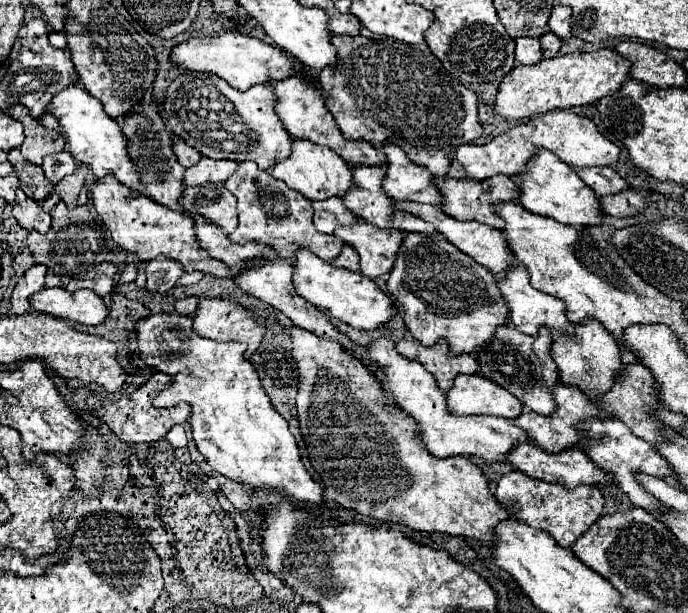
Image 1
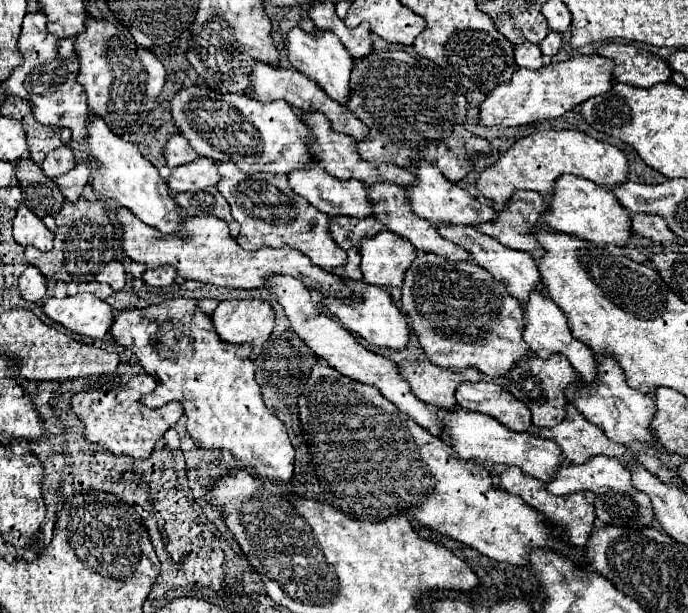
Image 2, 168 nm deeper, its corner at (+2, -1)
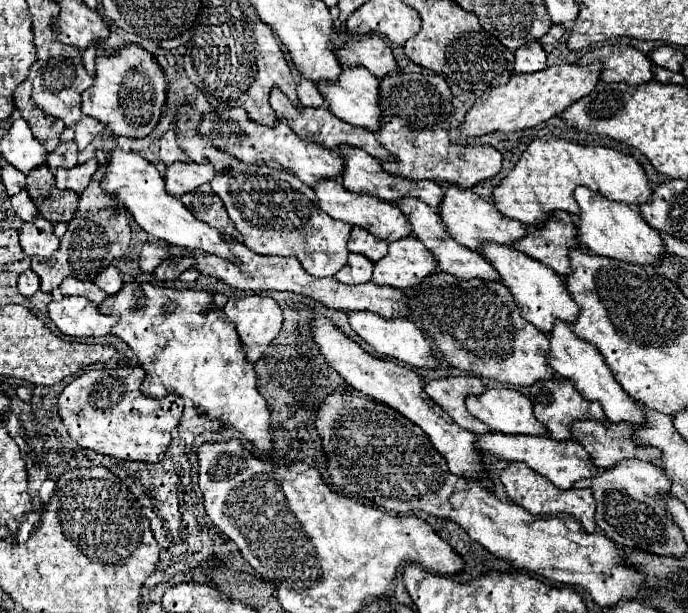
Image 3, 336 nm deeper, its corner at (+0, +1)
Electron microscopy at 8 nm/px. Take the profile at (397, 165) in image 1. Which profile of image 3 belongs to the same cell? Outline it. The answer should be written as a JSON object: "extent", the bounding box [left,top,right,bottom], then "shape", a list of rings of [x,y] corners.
{"extent":[440,185,528,253],"shape":[[[454,185],[446,187],[446,197],[440,207],[440,217],[446,223],[454,241],[458,241],[460,245],[464,245],[476,253],[482,253],[482,247],[486,243],[500,243],[500,245],[510,247],[514,241],[528,235],[528,229],[522,223],[502,215],[492,203],[480,199],[472,189],[458,189]]]}

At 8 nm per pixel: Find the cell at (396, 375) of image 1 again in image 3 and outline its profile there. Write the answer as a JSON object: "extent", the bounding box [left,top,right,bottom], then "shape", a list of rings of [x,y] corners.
{"extent":[478,433,598,489],"shape":[[[486,433],[478,437],[478,449],[484,453],[492,453],[506,461],[524,461],[528,467],[532,467],[536,473],[550,479],[558,489],[570,489],[578,479],[594,477],[598,475],[598,467],[592,463],[590,455],[578,441],[562,443],[554,441],[550,437],[532,437],[532,435],[498,435],[498,433]]]}

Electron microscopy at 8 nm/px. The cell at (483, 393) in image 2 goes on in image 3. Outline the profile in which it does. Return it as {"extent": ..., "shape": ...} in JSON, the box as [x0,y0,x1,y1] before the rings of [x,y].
{"extent":[466,389,548,435],"shape":[[[488,389],[482,397],[466,399],[466,405],[494,433],[548,435],[546,427],[532,413],[532,401],[516,389]]]}

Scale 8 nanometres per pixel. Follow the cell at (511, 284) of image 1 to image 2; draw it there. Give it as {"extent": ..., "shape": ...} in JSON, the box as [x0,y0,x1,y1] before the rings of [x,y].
{"extent":[524,289,596,381],"shape":[[[534,289],[530,293],[530,299],[528,303],[524,305],[524,321],[526,321],[526,327],[524,327],[524,341],[530,345],[530,349],[542,357],[542,359],[548,359],[552,353],[562,353],[568,357],[568,361],[572,363],[572,367],[580,373],[580,377],[584,381],[592,381],[594,375],[596,375],[596,363],[594,363],[594,353],[588,345],[584,345],[582,341],[574,339],[574,335],[570,333],[568,325],[566,325],[566,317],[562,313],[562,309],[552,301],[548,299],[542,291]]]}

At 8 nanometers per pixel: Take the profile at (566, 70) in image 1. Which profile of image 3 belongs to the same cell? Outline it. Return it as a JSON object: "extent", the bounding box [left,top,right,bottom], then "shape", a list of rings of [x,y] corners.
{"extent":[460,61,602,137],"shape":[[[598,61],[578,67],[578,65],[552,65],[542,69],[540,73],[530,75],[512,75],[506,85],[494,87],[492,91],[484,93],[466,113],[460,135],[462,137],[482,137],[494,131],[520,131],[536,127],[538,123],[548,121],[550,117],[560,115],[568,105],[576,103],[578,99],[590,95],[600,79],[602,65]]]}

